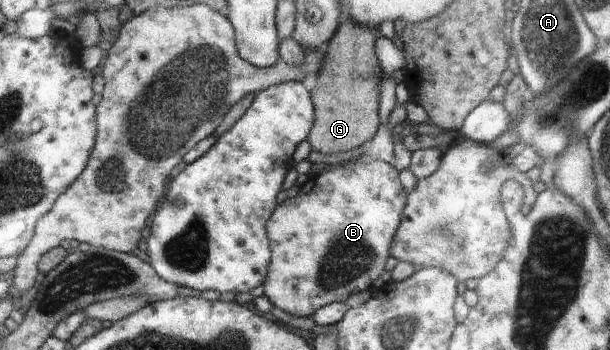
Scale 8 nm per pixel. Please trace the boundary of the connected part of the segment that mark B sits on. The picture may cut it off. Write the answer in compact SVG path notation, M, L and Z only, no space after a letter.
M378 160L360 162L347 162L341 168L326 168L319 176L311 181L311 185L301 189L296 196L284 200L278 206L278 214L274 214L274 222L270 222L270 238L274 238L274 266L270 266L270 278L266 278L264 294L271 301L273 306L285 315L290 314L298 317L309 316L316 313L331 303L344 303L353 293L364 290L371 290L373 282L384 272L385 263L389 257L389 250L392 248L393 239L396 237L397 230L401 225L401 215L404 213L405 206L408 204L408 196L404 193L398 172L392 168L390 163Z

